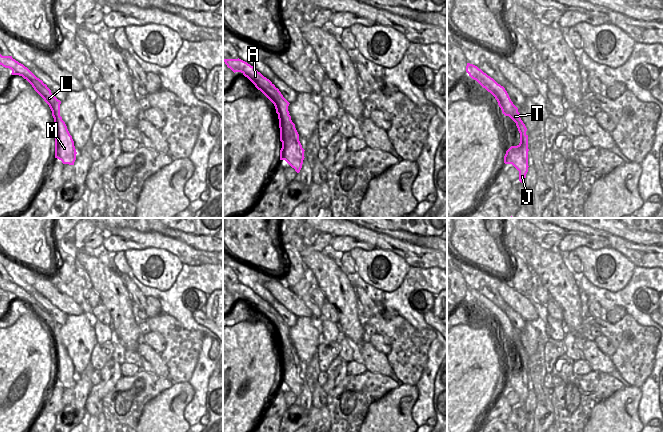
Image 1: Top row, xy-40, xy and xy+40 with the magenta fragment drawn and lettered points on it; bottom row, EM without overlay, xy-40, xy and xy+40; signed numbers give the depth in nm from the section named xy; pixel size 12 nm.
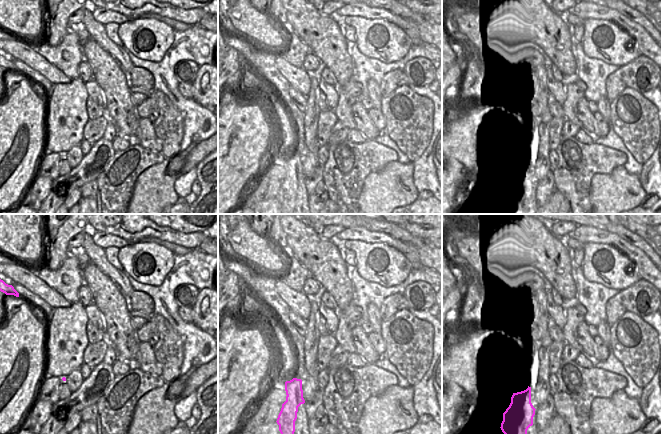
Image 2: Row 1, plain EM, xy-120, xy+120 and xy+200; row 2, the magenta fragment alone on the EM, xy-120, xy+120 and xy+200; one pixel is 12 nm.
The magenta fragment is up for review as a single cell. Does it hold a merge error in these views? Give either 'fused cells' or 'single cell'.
single cell

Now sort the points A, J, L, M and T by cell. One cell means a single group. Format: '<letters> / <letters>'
A J L M T

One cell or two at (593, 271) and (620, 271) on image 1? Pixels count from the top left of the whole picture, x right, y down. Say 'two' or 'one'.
one

